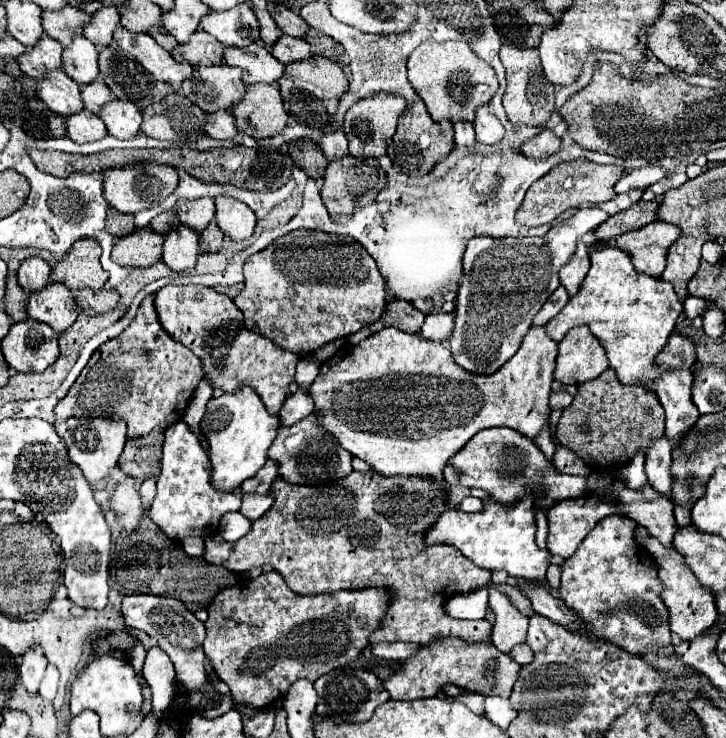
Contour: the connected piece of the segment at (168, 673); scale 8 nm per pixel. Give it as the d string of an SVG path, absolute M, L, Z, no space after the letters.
M157 645L147 651L143 677L153 691L153 713L157 715L157 719L161 719L161 715L165 715L169 707L169 701L175 695L177 681L171 659Z

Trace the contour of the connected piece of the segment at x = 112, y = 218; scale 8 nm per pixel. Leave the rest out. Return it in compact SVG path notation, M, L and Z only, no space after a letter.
M109 207L109 209L107 209L105 227L107 227L107 231L109 231L113 237L129 235L129 231L135 229L135 225L133 225L133 215L125 215L125 213Z

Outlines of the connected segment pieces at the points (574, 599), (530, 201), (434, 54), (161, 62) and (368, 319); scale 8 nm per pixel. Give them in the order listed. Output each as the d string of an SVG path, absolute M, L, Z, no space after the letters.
M609 515L601 519L595 529L583 539L579 549L565 559L561 565L561 587L559 599L577 615L577 621L585 625L595 637L619 645L629 653L649 653L671 645L671 631L669 631L669 611L665 609L659 593L661 581L657 577L657 569L653 559L645 549L635 541L635 527L637 523L625 515Z
M587 159L559 163L545 177L537 179L529 187L529 193L525 195L525 205L521 205L521 213L517 213L517 221L529 227L545 225L557 219L559 215L563 215L567 209L581 207L583 203L595 205L601 201L609 201L617 195L613 187L621 179L621 175L623 175L623 167L619 165L599 165Z
M465 41L421 43L407 61L409 83L417 95L425 101L425 107L433 121L473 121L477 107L491 101L499 83L493 67L479 59Z
M119 27L113 33L113 43L99 49L99 73L115 97L133 101L141 107L149 101L161 101L165 93L177 91L181 87L181 81L185 81L185 77L193 73L193 67L185 61L175 61L171 53L157 45L151 35L131 33L125 27Z
M301 229L279 237L259 253L251 255L245 265L245 287L233 299L245 317L249 331L255 331L283 349L291 349L299 357L311 357L323 345L353 335L359 329L377 321L387 305L385 281L377 269L375 259L365 253L359 241L347 235L331 235L323 231Z

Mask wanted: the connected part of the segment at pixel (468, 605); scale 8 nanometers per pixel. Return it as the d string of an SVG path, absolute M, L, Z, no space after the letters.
M487 591L461 593L447 601L445 611L453 619L483 619L487 609Z

